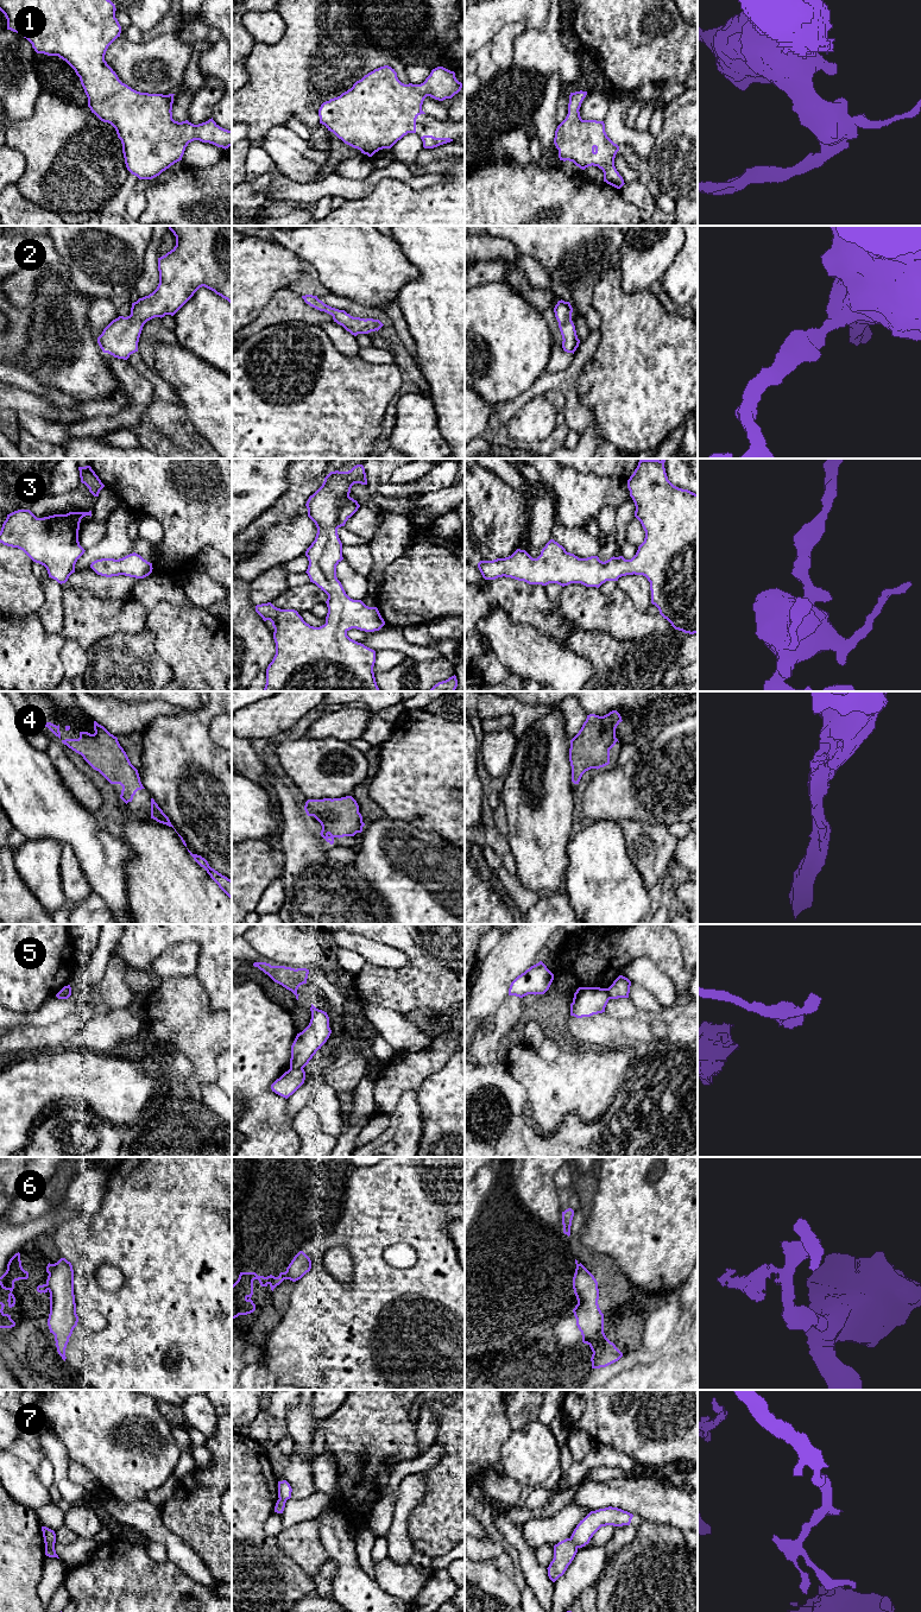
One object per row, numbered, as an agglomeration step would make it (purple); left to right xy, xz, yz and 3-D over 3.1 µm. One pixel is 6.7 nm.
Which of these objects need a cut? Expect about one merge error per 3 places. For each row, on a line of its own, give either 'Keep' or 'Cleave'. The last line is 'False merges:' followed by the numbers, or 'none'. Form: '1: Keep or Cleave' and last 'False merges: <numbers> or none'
1: Cleave
2: Keep
3: Keep
4: Keep
5: Cleave
6: Cleave
7: Cleave
False merges: 1, 5, 6, 7

